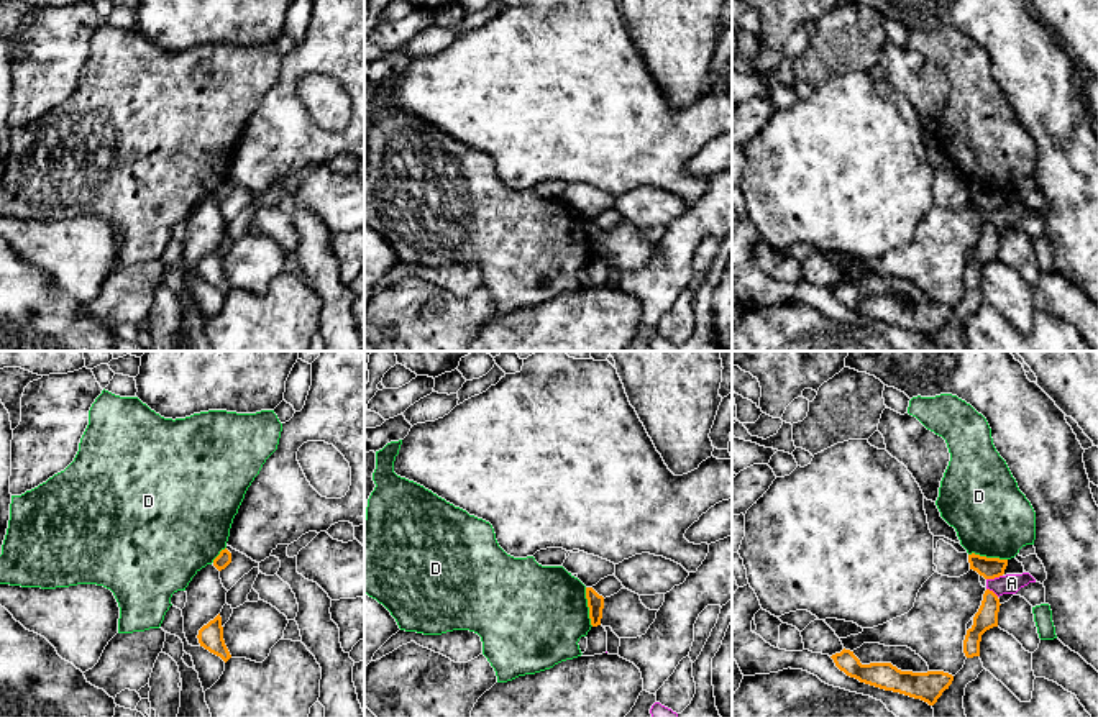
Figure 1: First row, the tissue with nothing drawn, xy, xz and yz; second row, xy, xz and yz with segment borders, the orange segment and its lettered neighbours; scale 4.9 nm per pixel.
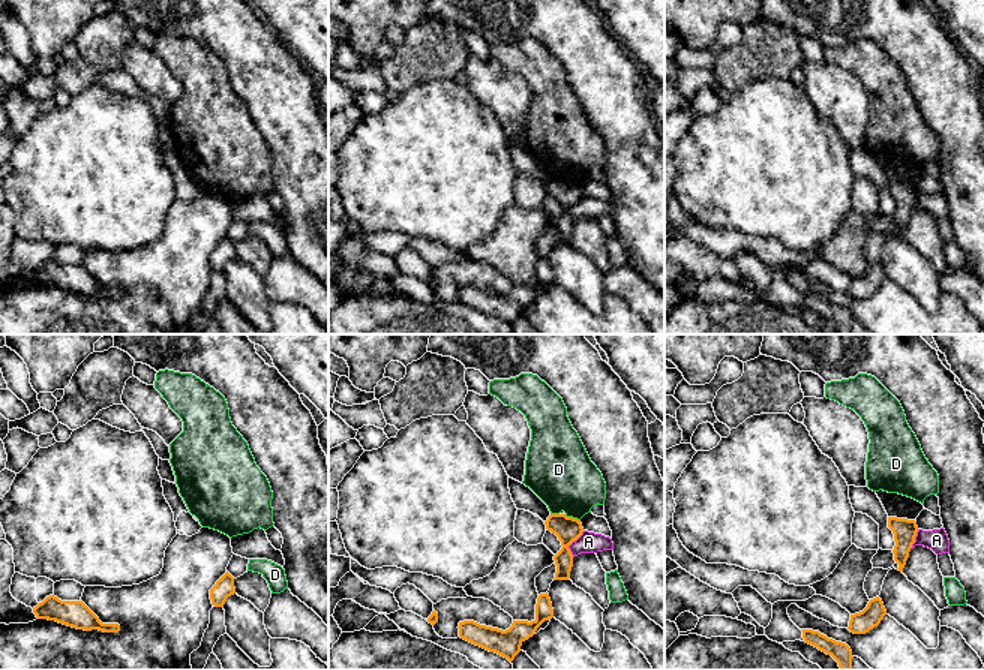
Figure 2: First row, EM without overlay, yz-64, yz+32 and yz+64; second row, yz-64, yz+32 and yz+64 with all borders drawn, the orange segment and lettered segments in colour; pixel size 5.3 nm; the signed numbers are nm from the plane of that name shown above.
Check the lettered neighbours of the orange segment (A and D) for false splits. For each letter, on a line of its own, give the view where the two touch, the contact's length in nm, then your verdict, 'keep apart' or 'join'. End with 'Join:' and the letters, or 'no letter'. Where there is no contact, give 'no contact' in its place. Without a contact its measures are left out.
A: yz | 80 nm | keep apart
D: xz | 200 nm | keep apart
Join: no letter

